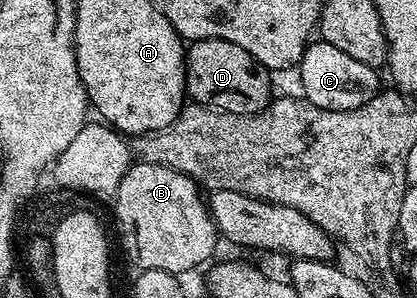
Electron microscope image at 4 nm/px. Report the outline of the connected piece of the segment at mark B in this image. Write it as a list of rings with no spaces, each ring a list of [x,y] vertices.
[[[131,163],[130,169],[120,178],[120,186],[112,193],[114,200],[114,220],[122,235],[122,248],[132,263],[139,269],[168,270],[175,274],[190,272],[198,268],[220,244],[218,228],[210,216],[207,201],[200,191],[200,185],[191,176],[159,164]]]

